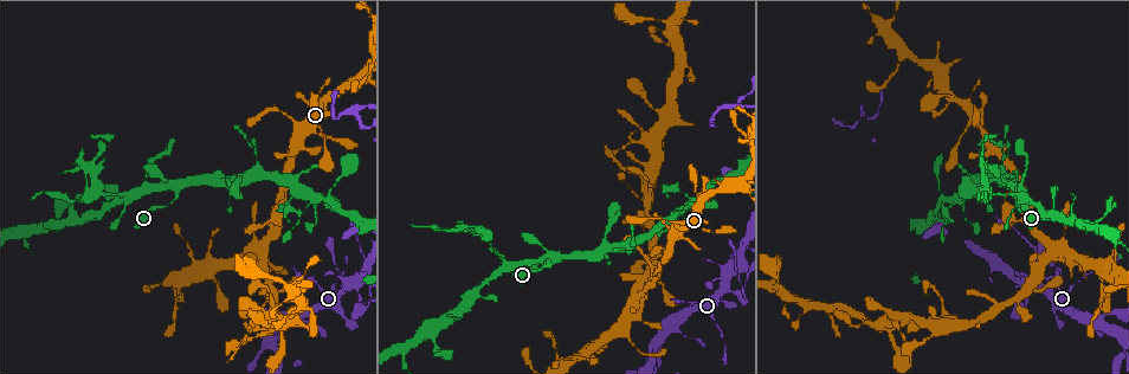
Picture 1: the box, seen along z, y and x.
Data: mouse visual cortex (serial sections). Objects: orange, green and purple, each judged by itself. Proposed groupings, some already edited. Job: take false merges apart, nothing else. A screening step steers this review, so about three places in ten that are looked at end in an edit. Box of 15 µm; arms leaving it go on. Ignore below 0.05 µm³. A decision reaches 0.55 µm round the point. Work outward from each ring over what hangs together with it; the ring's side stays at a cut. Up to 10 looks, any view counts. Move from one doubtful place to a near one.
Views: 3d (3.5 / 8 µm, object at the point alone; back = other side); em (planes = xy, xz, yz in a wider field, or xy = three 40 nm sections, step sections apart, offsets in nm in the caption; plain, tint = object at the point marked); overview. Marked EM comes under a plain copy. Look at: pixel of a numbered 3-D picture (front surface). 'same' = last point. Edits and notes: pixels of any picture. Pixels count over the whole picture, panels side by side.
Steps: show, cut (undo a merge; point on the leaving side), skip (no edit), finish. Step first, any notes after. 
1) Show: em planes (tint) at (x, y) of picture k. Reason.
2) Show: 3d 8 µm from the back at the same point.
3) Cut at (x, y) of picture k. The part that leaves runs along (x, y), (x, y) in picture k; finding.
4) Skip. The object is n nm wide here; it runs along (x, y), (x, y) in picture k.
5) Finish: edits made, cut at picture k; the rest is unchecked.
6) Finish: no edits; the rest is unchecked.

Show: 3d 3.5 µm at (265, 224) of picture 1. A narrow waist.

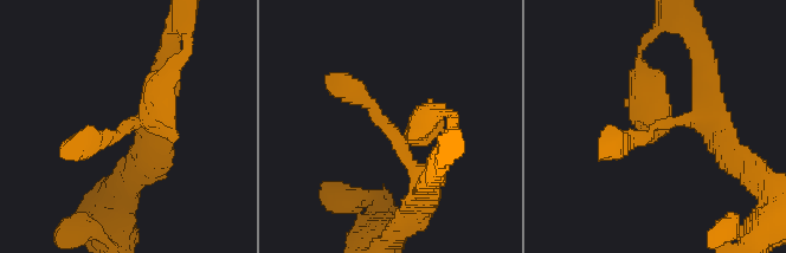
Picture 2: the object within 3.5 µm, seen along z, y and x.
Show: em xy step 3 (tint) at (650, 132) of picture 2. Need the tissue.

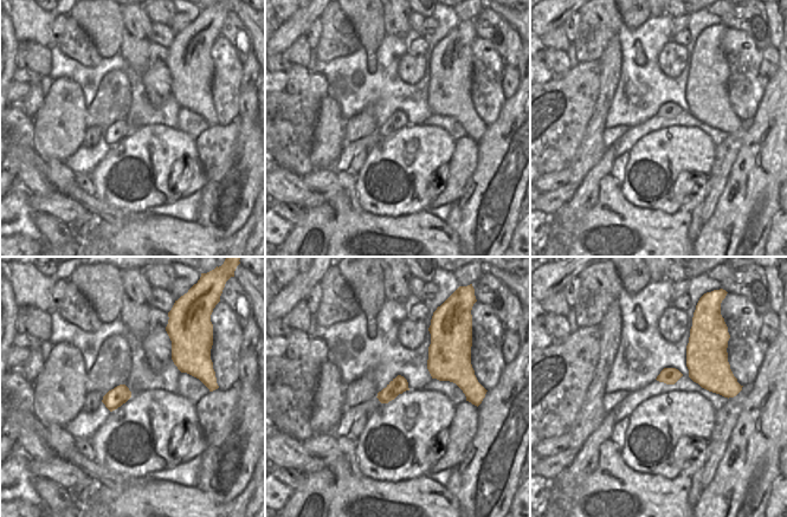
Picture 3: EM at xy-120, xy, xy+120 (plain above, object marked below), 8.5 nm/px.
Skip. One cell here.

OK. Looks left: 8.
Show: 3d 3.5 µm at (1037, 293) of picture 1. Two arms in line, one across.

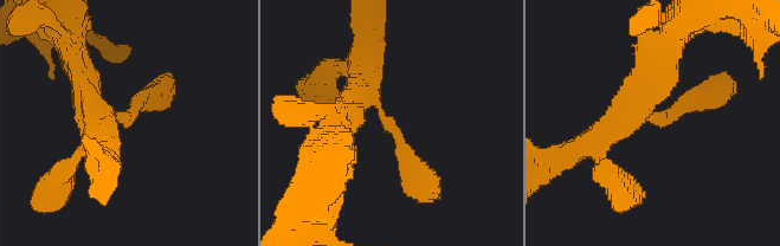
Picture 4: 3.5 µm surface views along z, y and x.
Show: em xy step 3 (tint) at (382, 112) of picture 4. 3 arms meet here; the arms are 200, 350, 400 nm wide.

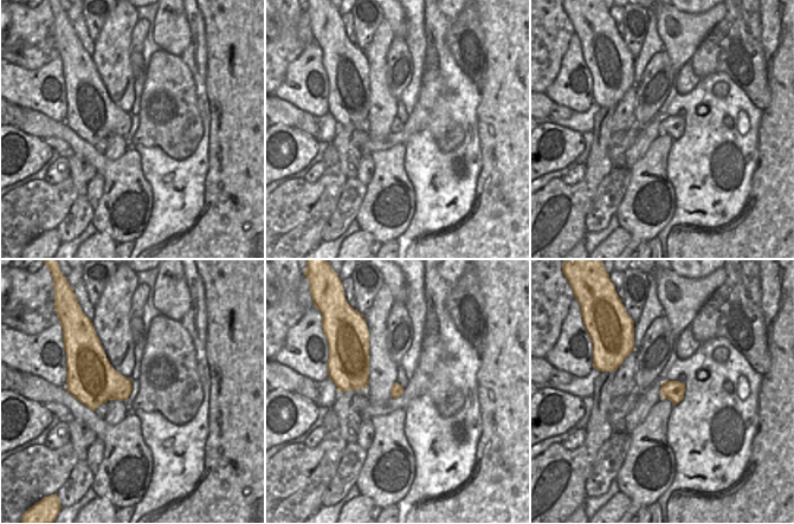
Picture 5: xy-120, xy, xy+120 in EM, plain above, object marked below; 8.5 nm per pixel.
Skip. It runs along (343, 123), (373, 102), (420, 174) in picture 4; continuous, no second cell.

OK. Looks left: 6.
Show: 3d 3.5 µm at (176, 190) of picture 1.

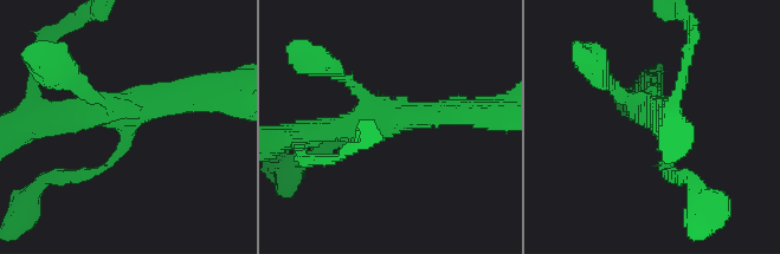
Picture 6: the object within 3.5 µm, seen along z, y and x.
Show: em planes (tint) at (391, 126) of picture 6.

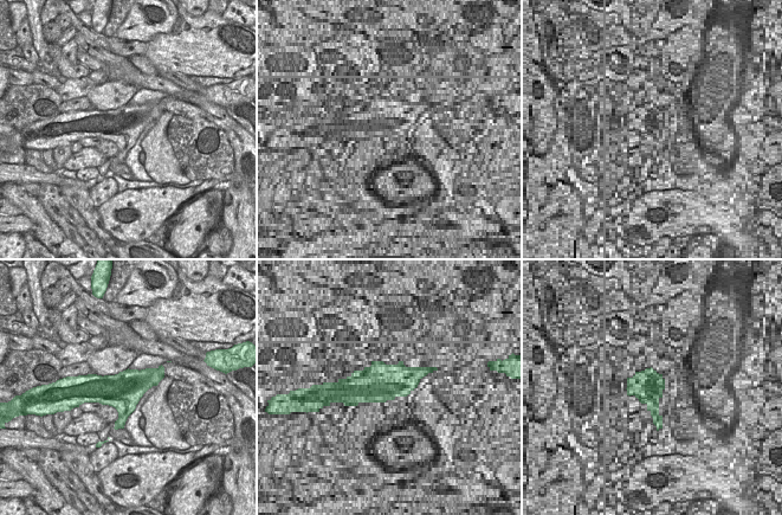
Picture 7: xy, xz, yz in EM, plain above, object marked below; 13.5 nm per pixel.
Show: em xy step 5 (tint) at the same point.

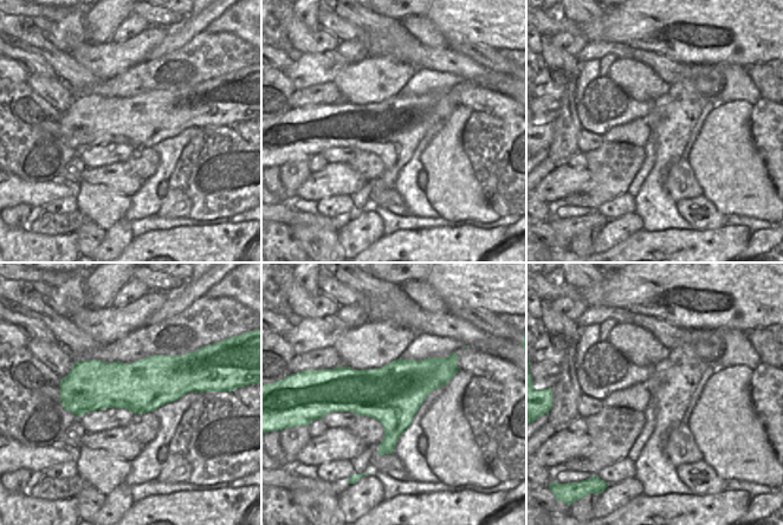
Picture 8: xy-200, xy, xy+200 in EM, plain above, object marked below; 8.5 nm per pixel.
Skip. The arms are 150, 150, 300, 300 nm wide; it runs along (79, 173), (109, 162), (141, 106), (195, 92) in picture 6; continuous, no second cell.

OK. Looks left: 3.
Show: 3d 3.5 µm at (133, 196) of picture 1. Arms part here.

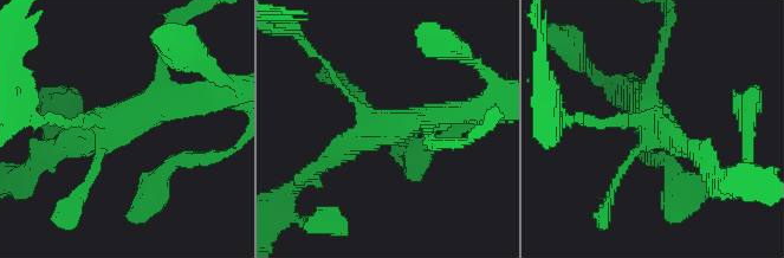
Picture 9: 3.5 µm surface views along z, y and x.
Show: em planes (tint) at (650, 123) of picture 9. Now the EM.

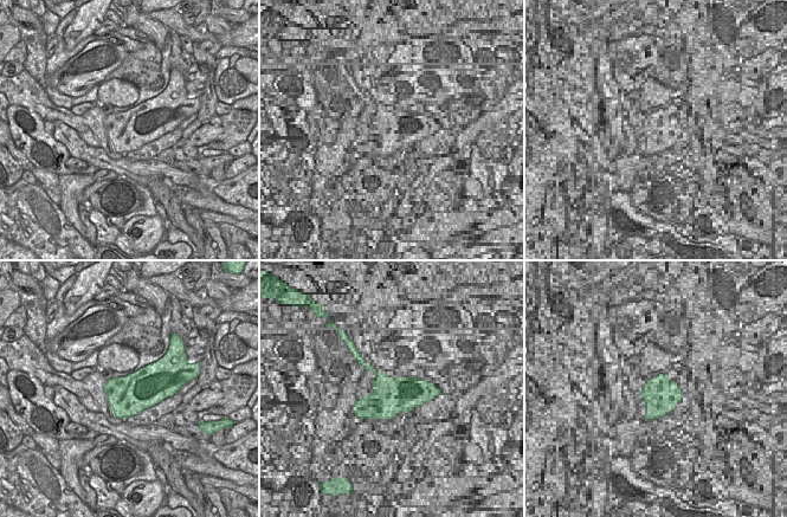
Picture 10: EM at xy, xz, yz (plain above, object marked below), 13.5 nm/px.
Cut at (588, 122) of picture 9. The part that leaves runs along (622, 118), (582, 122), (552, 108) in picture 9; a second cell is stuck on.

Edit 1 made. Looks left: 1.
Show: 3d 3.5 µm from the back at (1014, 305) of picture 1. Narrows sharply.

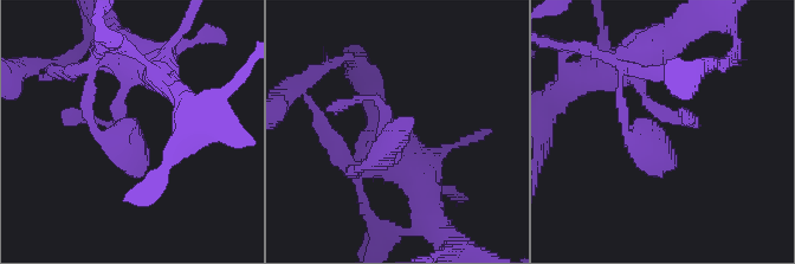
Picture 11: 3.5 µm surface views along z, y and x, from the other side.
Skip. All the same cell.

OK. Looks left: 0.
Finish: edits made, cut at picture 9; the rest is unchecked.

